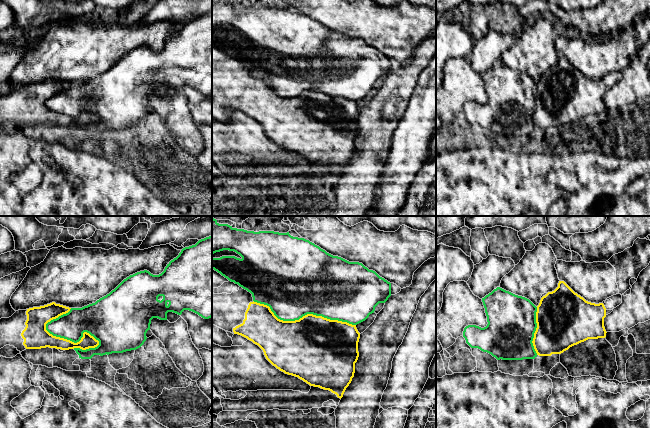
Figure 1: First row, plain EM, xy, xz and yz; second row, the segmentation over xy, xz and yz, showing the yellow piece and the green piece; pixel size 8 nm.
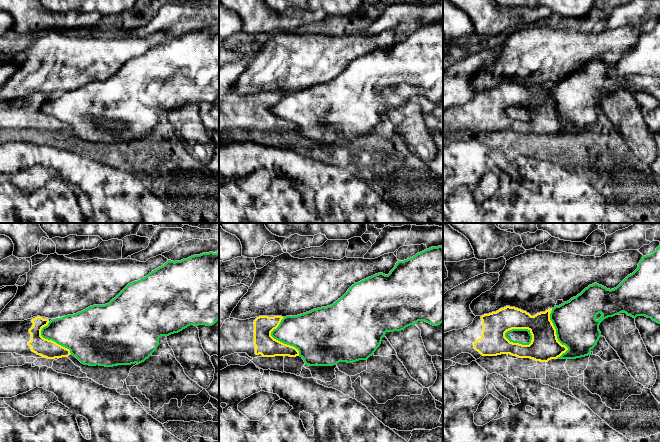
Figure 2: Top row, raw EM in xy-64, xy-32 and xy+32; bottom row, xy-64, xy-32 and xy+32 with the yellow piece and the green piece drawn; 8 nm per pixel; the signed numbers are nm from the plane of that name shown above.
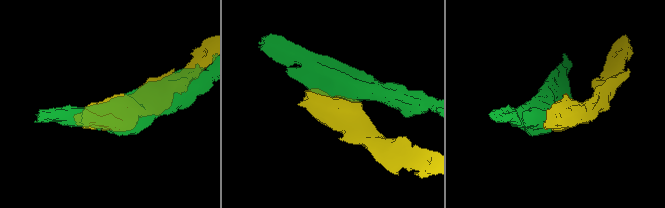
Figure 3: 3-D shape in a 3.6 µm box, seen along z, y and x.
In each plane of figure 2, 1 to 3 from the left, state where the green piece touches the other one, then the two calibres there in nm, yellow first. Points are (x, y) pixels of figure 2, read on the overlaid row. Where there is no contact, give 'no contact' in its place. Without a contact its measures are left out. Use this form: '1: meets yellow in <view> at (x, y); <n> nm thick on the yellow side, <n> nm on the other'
1: meets yellow in xy-64 at (53, 341); 150 nm thick on the yellow side, 340 nm on the other
2: meets yellow in xy-32 at (277, 340); 170 nm thick on the yellow side, 320 nm on the other
3: meets yellow in xy+32 at (518, 343); 240 nm thick on the yellow side, 130 nm on the other

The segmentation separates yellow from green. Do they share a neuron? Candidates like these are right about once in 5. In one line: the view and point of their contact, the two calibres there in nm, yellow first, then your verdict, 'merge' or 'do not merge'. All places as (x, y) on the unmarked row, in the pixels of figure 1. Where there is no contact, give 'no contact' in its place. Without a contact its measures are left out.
xy (73, 118) | 140/240 nm | do not merge

